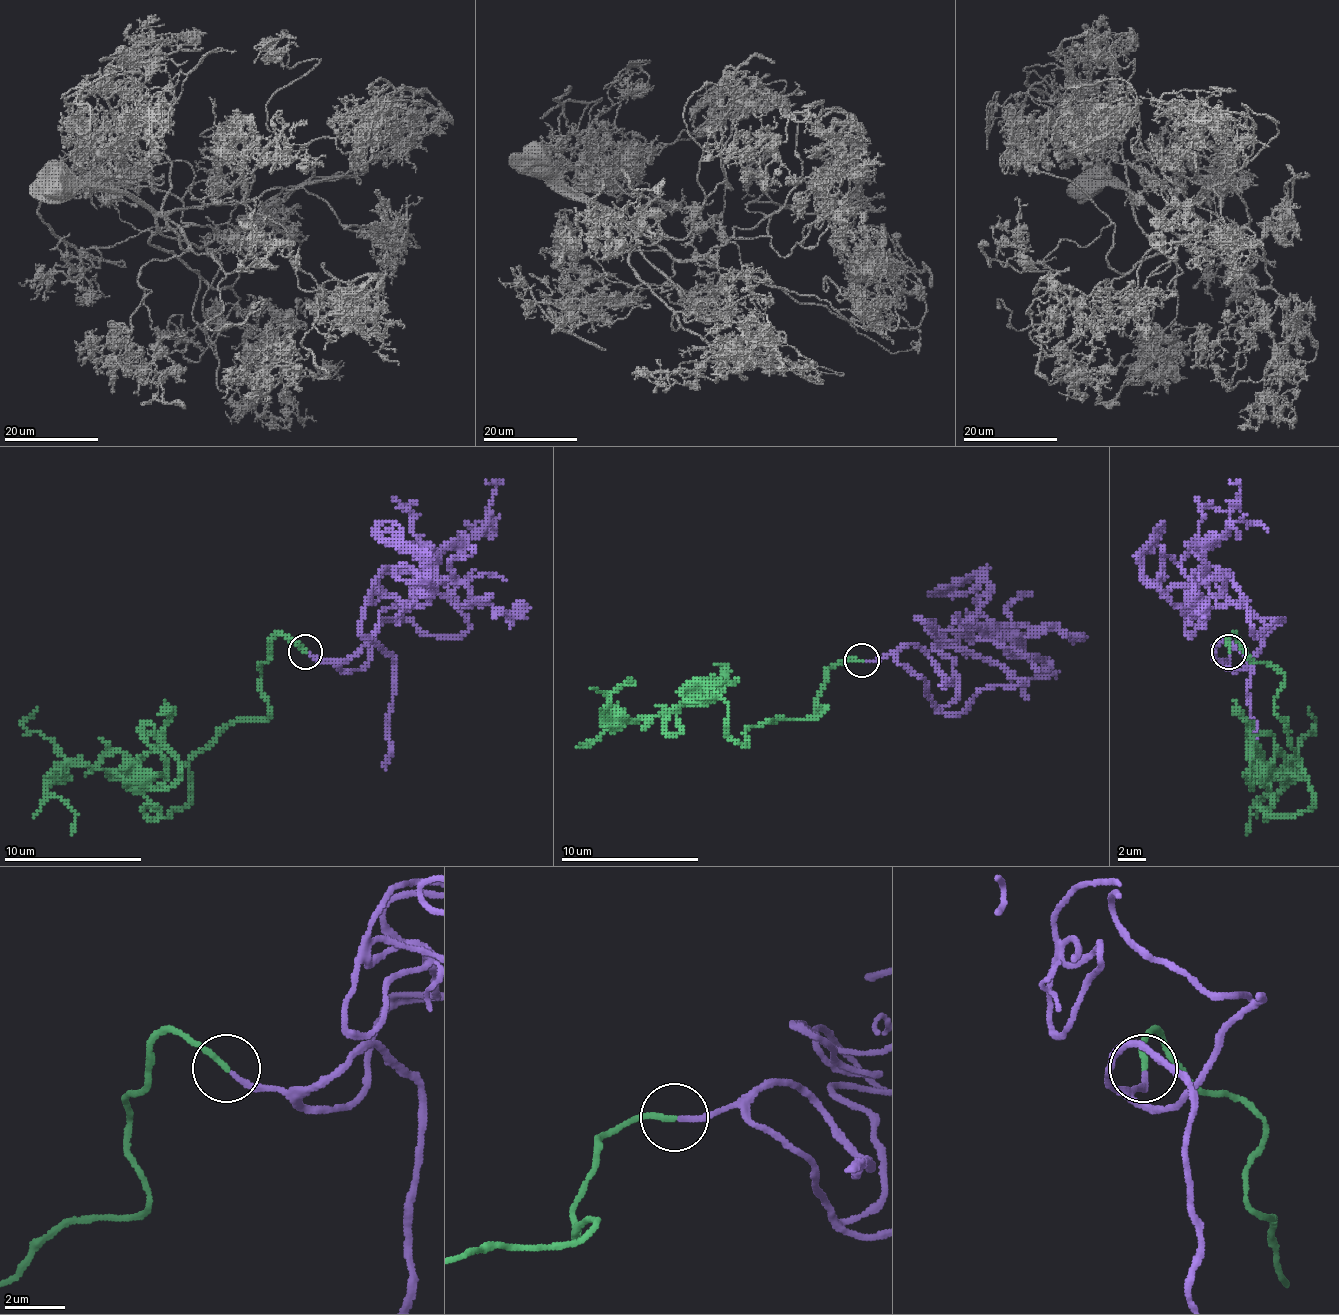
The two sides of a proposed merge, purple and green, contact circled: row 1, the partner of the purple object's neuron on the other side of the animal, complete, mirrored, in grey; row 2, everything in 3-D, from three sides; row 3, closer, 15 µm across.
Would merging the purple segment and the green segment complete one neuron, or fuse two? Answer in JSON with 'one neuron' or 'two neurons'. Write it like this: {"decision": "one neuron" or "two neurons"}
{"decision": "one neuron"}

